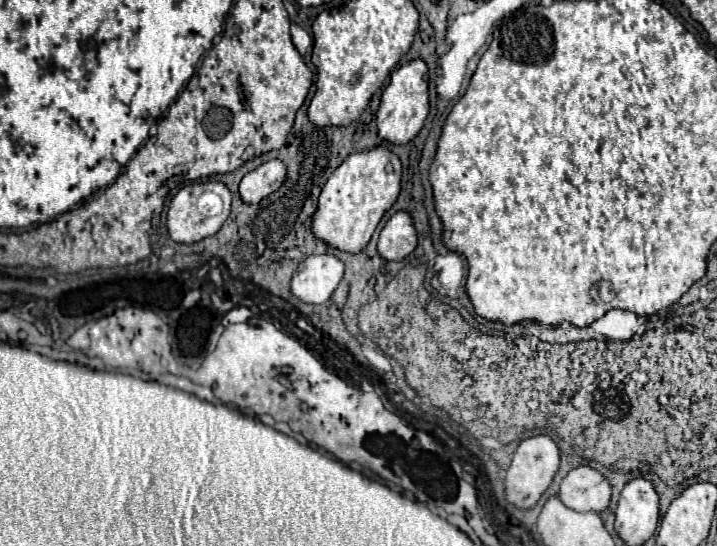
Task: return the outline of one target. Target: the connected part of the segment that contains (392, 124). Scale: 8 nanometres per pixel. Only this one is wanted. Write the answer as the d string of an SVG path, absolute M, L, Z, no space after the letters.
M411 60L403 66L399 66L393 74L389 84L383 90L381 106L377 110L377 126L379 136L383 140L389 140L393 144L407 144L413 140L419 130L423 128L423 122L429 114L429 68L423 60Z

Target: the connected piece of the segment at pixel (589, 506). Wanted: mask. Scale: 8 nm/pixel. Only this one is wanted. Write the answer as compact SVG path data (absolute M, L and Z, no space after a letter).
M583 464L563 478L559 498L577 512L601 512L609 506L611 484L599 470Z

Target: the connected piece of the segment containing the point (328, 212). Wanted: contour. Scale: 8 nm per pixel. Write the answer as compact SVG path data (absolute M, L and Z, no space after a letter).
M385 146L353 152L331 174L319 194L319 206L311 222L313 234L345 252L361 252L371 240L383 214L393 206L401 190L401 160Z

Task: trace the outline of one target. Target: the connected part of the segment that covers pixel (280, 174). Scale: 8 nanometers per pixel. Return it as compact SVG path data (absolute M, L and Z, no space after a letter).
M269 160L243 176L239 184L239 194L245 202L257 204L265 196L281 188L285 174L287 174L287 166L281 160Z

